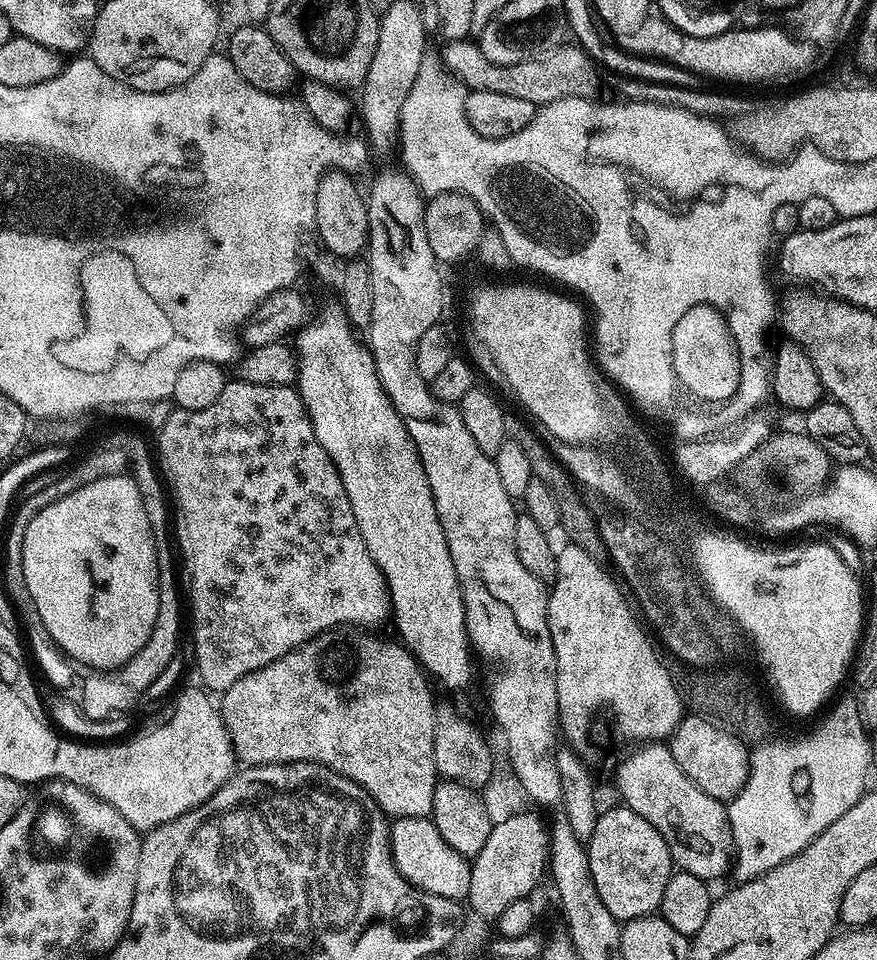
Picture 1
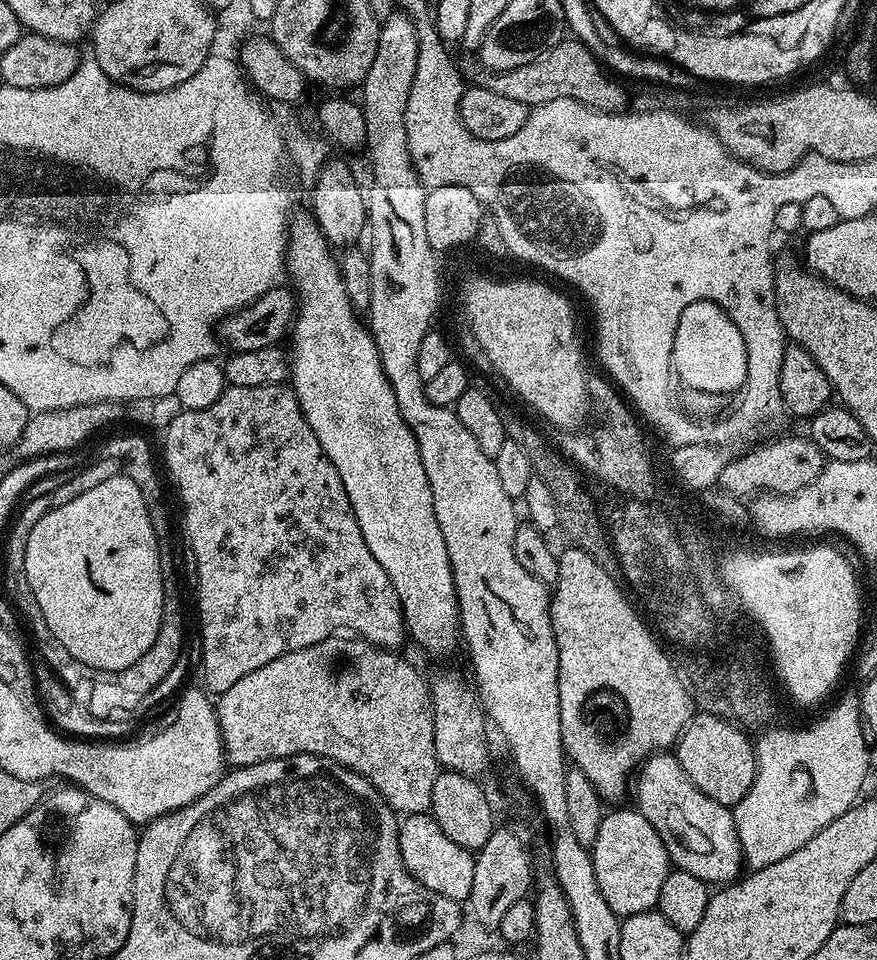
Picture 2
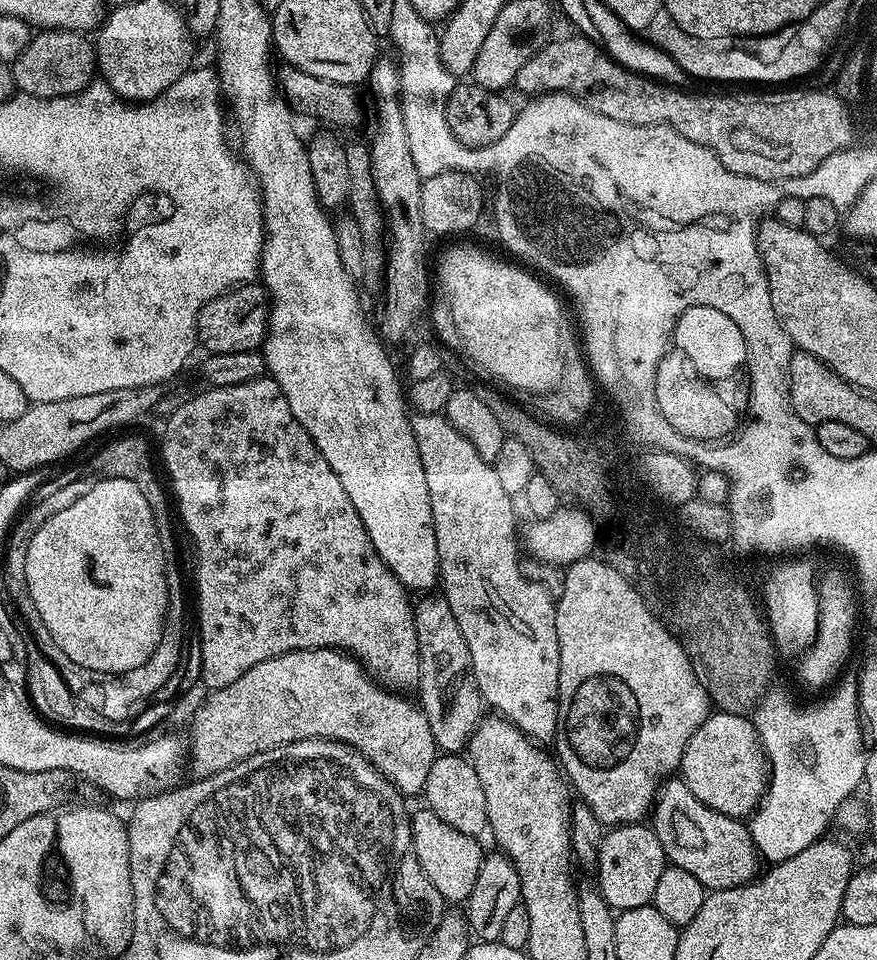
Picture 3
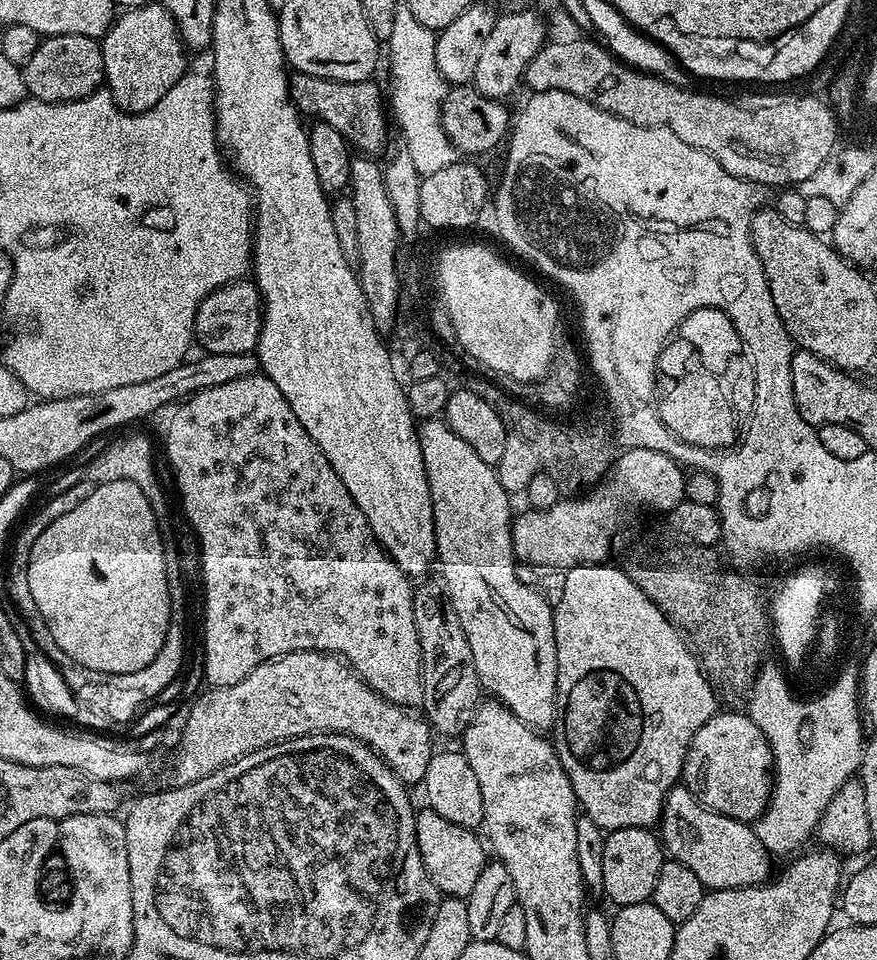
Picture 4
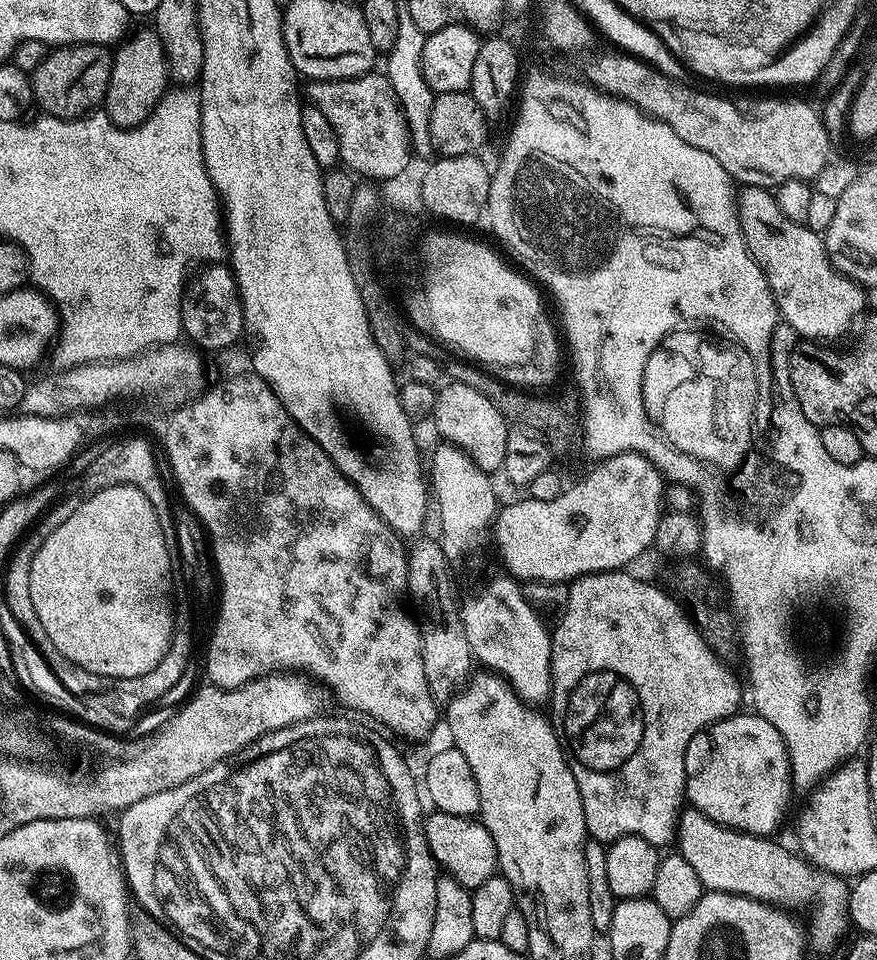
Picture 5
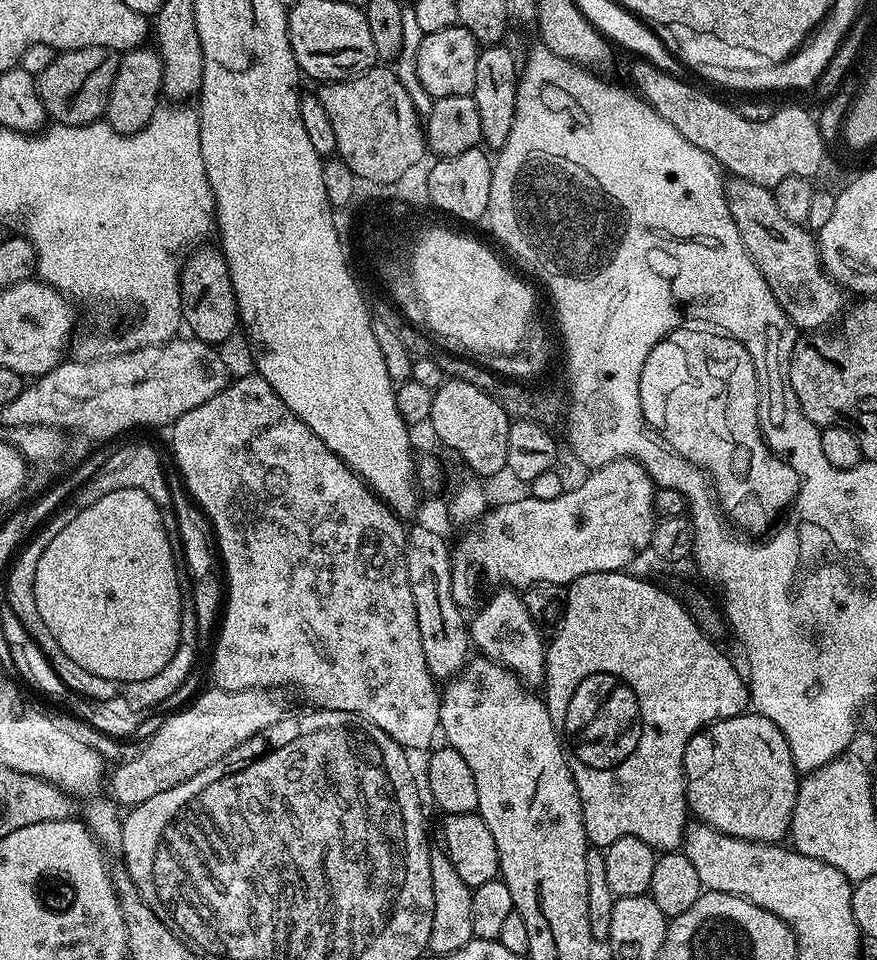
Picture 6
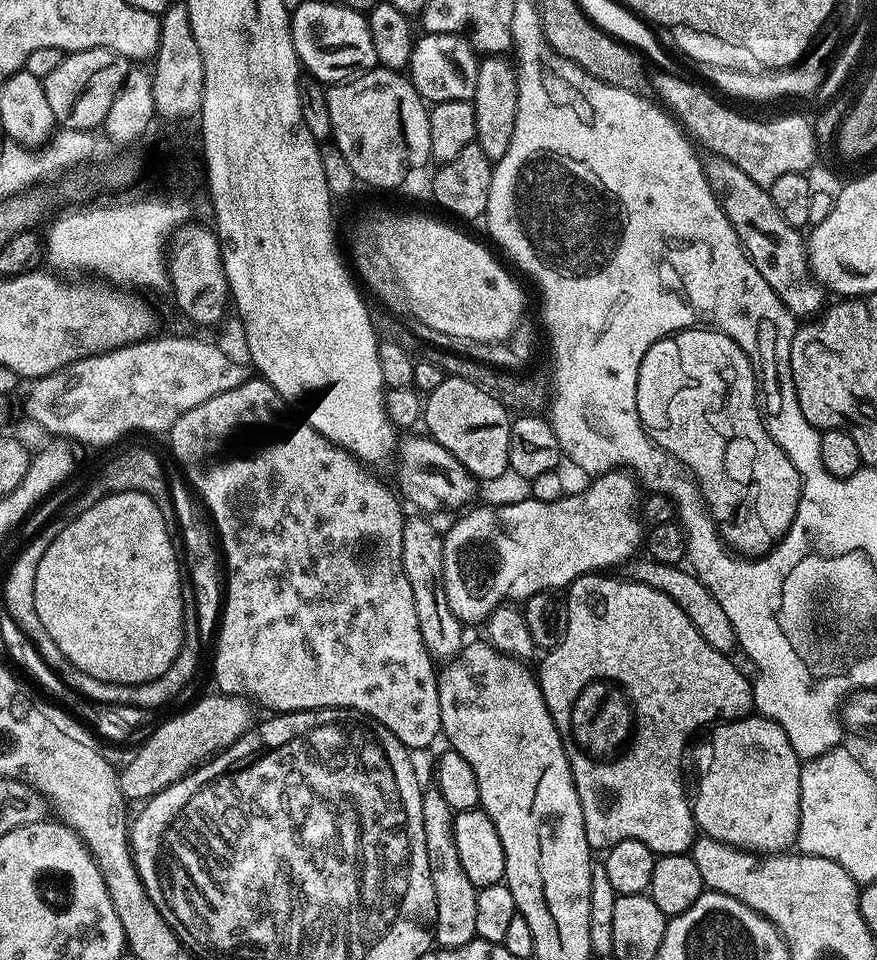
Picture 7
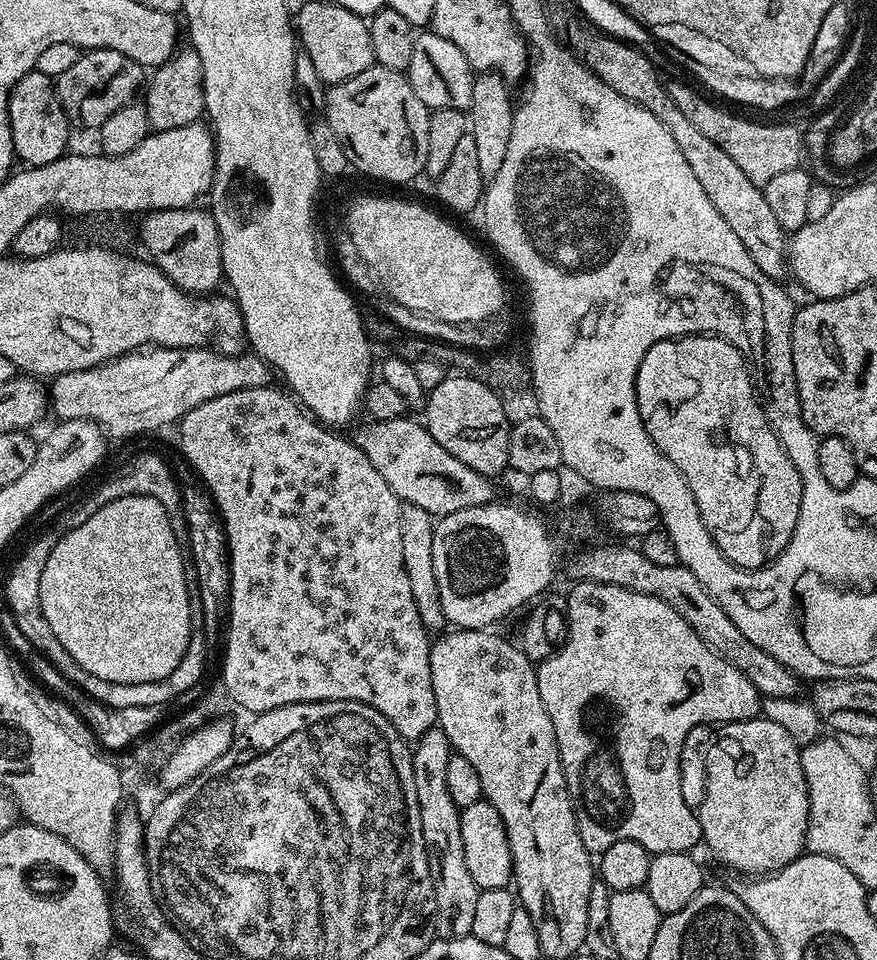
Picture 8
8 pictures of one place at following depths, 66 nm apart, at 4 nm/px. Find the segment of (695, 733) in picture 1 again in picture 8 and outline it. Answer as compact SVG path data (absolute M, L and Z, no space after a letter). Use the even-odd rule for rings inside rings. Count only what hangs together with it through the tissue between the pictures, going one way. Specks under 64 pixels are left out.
M767 718L735 720L719 729L704 760L704 797L698 804L703 843L728 868L749 877L771 874L794 862L808 843L808 783L800 761L801 745L778 722Z

